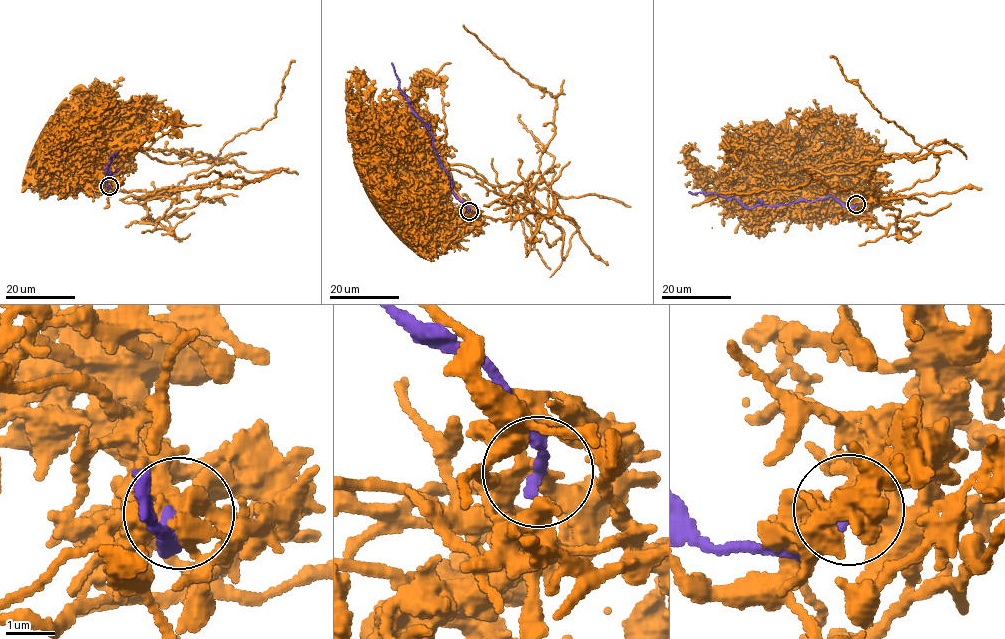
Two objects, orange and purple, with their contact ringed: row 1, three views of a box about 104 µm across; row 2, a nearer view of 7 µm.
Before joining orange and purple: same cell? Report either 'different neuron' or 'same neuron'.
different neuron

